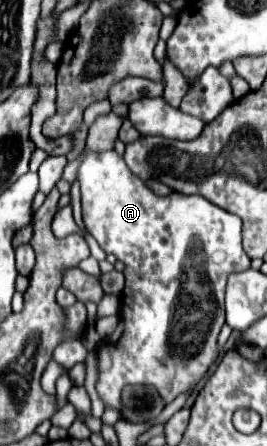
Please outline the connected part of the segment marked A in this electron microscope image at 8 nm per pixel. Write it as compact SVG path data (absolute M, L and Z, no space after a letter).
M115 150L83 152L83 162L77 172L81 186L83 222L99 246L117 256L125 264L125 288L121 298L121 326L115 330L105 346L105 356L99 356L97 348L97 394L105 408L113 408L121 414L121 394L125 386L153 386L161 400L171 404L179 394L191 392L199 380L207 374L211 364L219 356L219 332L225 324L223 294L227 276L251 266L249 256L241 246L241 218L211 204L203 196L187 196L173 192L165 198L153 194L153 190L137 178Z

